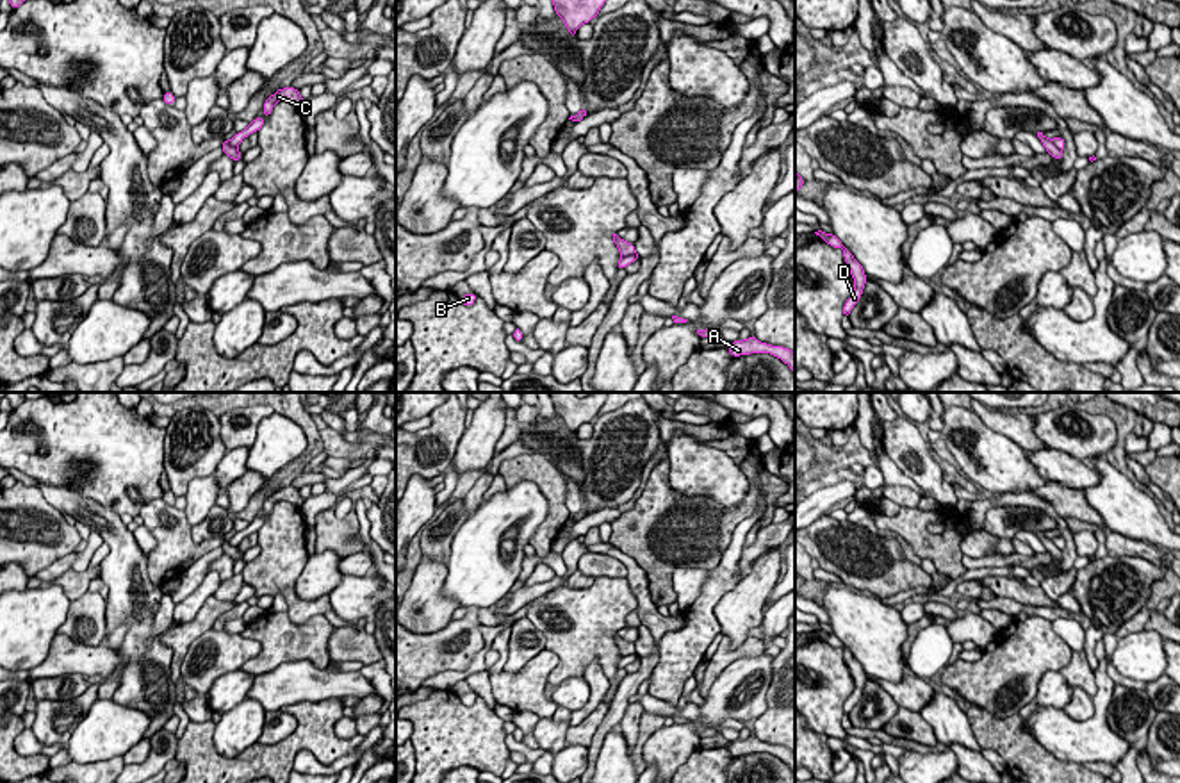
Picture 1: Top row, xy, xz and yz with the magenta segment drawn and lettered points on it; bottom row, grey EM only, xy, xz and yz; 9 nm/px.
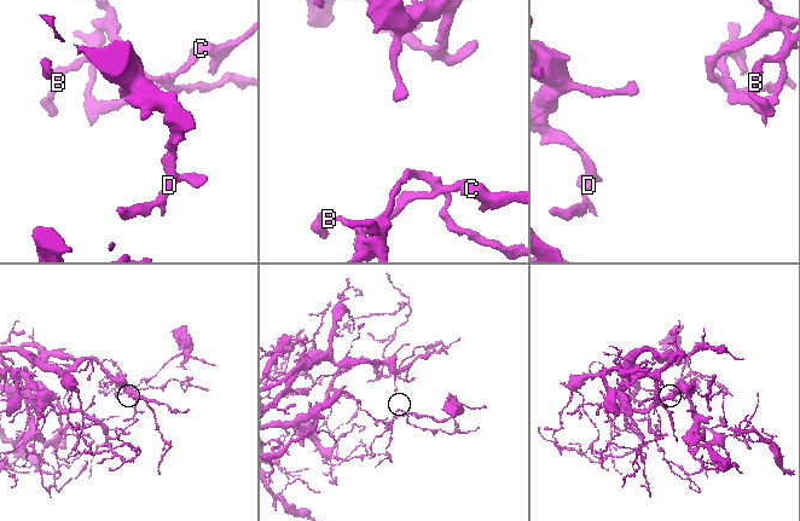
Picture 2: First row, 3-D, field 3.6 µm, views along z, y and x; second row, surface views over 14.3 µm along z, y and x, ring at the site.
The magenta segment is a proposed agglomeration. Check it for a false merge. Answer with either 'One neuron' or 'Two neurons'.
Two neurons

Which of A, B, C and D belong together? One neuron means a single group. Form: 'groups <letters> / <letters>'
groups A B D / C

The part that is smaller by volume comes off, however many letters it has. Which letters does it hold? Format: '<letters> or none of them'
C

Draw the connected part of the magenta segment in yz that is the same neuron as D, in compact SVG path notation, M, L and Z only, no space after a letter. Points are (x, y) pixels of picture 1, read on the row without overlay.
M822 630L815 631L818 637L824 639L824 642L831 644L832 647L841 647L843 649L843 658L850 669L850 674L854 678L854 692L850 694L850 697L845 701L843 705L843 713L850 713L850 710L854 708L854 705L861 699L863 696L863 688L866 683L866 672L863 669L863 665L854 658L854 655L850 653L848 647L843 646L843 642L834 635L834 633L825 633Z

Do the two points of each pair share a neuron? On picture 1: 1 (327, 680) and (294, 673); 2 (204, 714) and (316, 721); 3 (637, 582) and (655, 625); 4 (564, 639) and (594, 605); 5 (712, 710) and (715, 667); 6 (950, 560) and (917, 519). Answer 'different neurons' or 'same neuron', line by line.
1: same neuron
2: different neurons
3: same neuron
4: same neuron
5: different neurons
6: same neuron

